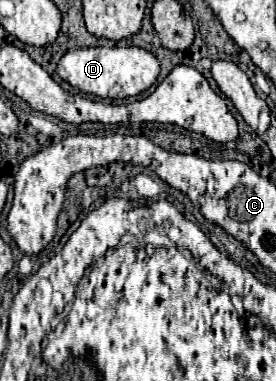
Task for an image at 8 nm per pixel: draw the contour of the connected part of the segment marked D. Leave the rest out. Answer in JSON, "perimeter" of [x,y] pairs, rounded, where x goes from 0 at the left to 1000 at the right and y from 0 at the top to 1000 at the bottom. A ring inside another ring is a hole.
{"perimeter":[[[500,121],[275,126],[275,131],[246,131],[217,152],[217,163],[203,173],[203,194],[304,247],[341,247],[341,252],[384,257],[391,241],[428,220],[428,226],[442,226],[449,252],[500,252],[507,241],[536,236],[565,215],[565,205],[580,194],[580,168],[551,136],[500,126]]]}

